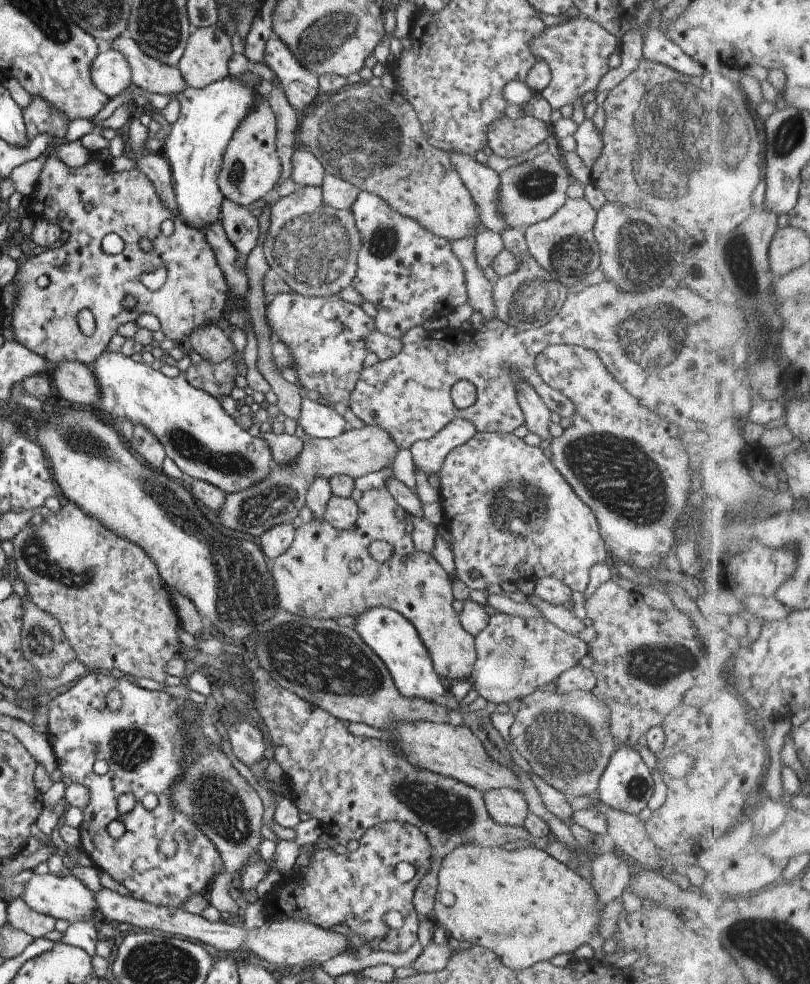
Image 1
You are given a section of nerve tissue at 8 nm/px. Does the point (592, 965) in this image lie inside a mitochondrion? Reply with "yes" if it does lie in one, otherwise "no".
no

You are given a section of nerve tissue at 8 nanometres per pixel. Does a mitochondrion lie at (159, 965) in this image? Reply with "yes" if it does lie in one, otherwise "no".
yes

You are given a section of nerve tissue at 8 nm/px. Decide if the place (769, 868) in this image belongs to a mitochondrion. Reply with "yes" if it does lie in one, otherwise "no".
no

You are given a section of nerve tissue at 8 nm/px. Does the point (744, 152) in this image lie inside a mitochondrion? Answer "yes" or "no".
yes

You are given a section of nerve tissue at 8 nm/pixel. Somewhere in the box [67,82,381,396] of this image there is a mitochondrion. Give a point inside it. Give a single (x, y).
(314, 249)

